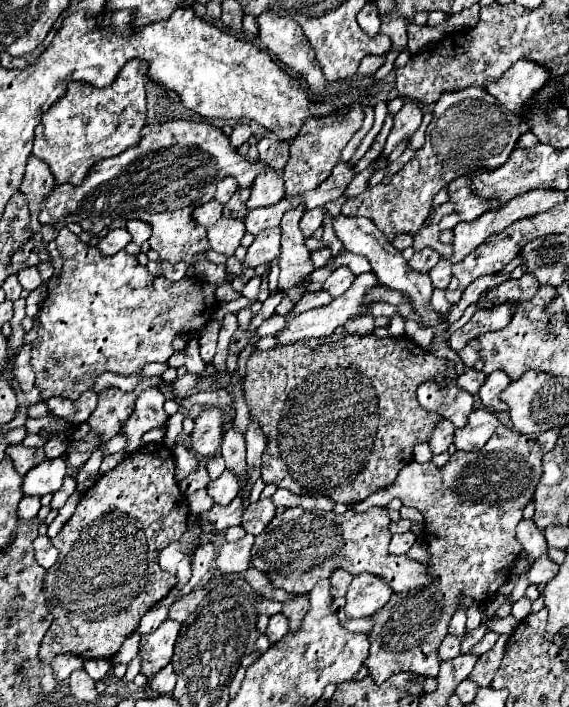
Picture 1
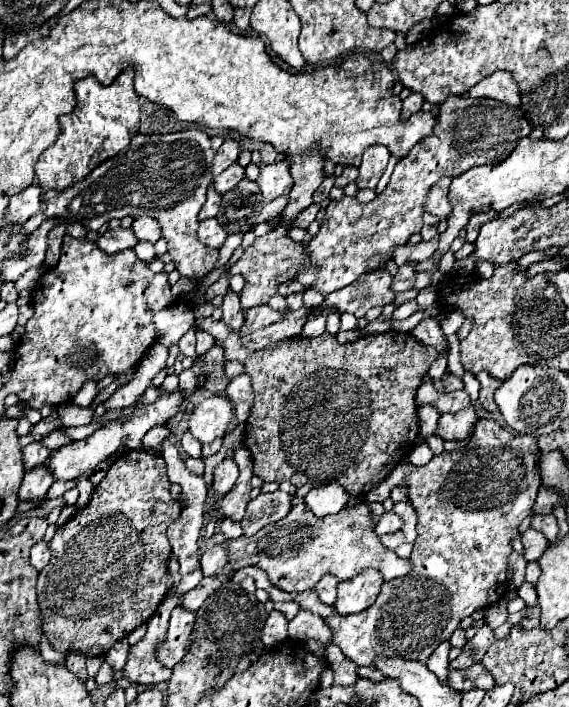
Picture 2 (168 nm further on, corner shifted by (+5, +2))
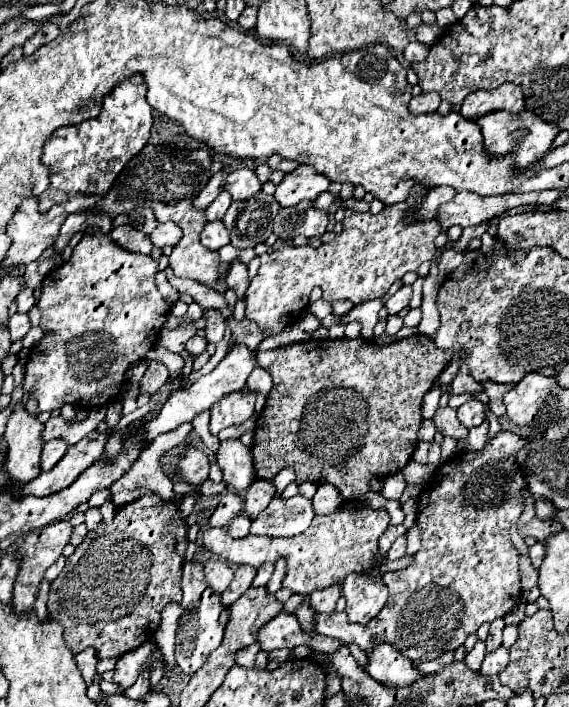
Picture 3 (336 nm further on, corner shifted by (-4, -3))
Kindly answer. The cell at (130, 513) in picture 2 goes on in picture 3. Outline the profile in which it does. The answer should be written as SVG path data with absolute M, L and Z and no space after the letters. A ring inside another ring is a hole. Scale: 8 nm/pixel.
M147 493L137 501L119 507L113 523L101 523L83 543L67 557L67 565L49 589L49 617L65 627L65 643L73 653L95 647L99 659L121 657L127 651L153 639L161 611L171 601L181 599L181 567L187 547L187 523L177 503L165 503L157 495Z

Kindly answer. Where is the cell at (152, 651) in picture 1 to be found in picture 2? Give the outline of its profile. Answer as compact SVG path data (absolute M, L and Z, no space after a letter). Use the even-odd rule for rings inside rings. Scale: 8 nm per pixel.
M176 606L170 616L170 628L166 634L166 640L158 644L158 660L162 666L172 668L176 662L182 660L186 646L190 642L190 632L194 626L194 612L184 610L182 606Z

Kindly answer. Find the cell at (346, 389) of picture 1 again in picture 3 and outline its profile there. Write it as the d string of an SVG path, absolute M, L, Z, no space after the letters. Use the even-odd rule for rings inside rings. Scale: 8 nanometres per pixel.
M411 335L389 345L359 339L323 339L293 343L273 351L257 351L259 365L273 377L273 391L257 419L253 437L253 465L259 479L271 481L281 469L293 467L297 483L331 483L345 499L361 499L369 491L371 477L401 471L415 447L421 427L423 395L451 361L451 349L439 349L427 335Z

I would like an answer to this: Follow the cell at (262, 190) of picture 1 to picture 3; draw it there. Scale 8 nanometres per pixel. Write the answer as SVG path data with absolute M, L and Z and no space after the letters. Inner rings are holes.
M299 165L293 173L287 173L281 185L277 185L275 201L281 207L291 207L301 203L303 199L317 199L319 193L325 193L329 187L329 179L325 175L319 175L315 169L307 165Z

